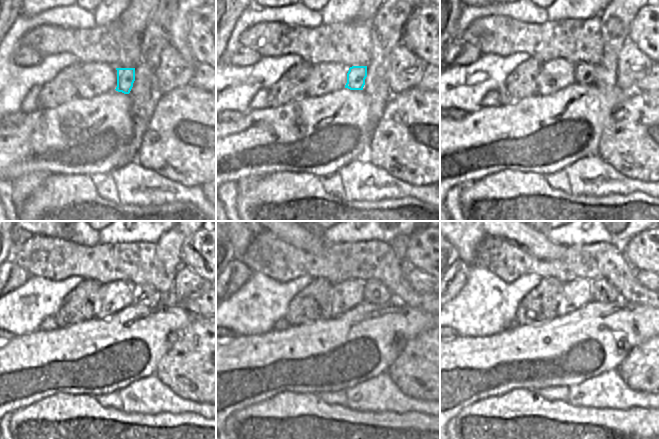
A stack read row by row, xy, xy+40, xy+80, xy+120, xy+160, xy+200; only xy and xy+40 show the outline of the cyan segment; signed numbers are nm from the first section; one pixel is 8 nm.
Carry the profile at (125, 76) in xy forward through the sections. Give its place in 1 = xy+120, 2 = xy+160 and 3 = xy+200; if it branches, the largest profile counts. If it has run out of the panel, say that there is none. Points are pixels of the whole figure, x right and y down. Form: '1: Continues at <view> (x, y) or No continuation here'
1: Continues at xy+120 (143, 294)
2: Continues at xy+160 (375, 292)
3: Continues at xy+200 (602, 290).

